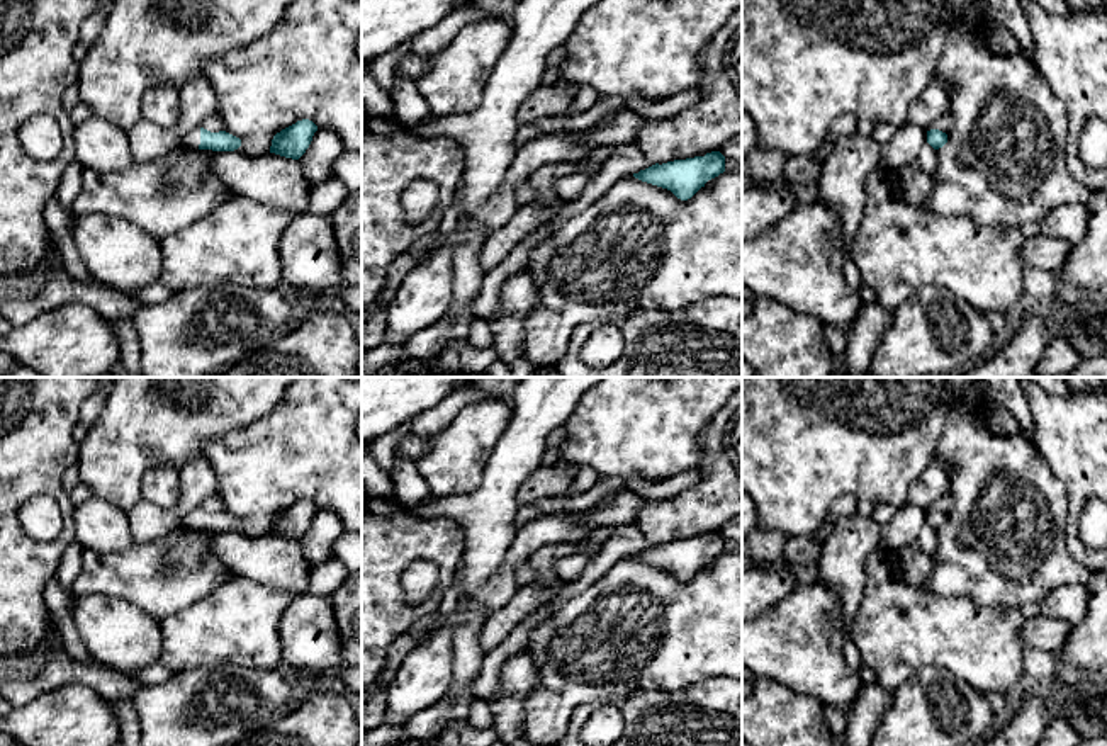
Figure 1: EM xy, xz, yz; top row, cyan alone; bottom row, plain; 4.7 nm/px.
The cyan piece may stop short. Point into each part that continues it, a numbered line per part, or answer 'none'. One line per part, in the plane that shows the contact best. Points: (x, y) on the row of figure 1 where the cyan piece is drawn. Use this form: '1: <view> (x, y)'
1: xy (192, 138)

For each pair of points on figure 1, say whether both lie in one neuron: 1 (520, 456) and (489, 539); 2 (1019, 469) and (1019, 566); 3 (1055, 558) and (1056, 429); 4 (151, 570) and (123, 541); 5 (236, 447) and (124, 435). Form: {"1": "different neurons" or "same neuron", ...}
{"1": "same neuron", "2": "same neuron", "3": "different neurons", "4": "different neurons", "5": "different neurons"}

